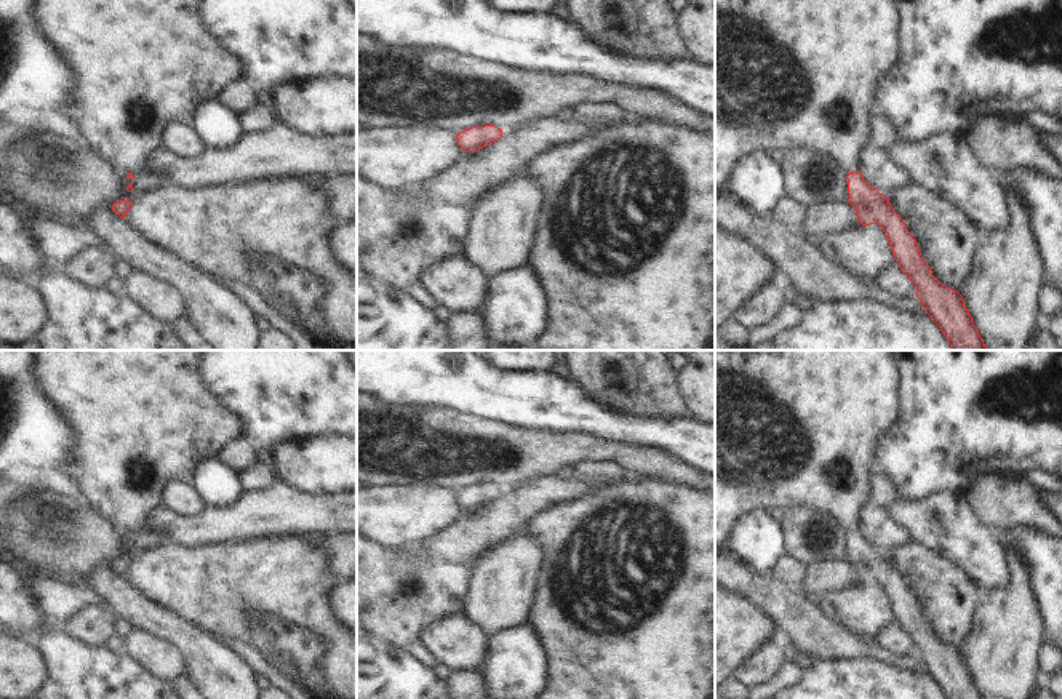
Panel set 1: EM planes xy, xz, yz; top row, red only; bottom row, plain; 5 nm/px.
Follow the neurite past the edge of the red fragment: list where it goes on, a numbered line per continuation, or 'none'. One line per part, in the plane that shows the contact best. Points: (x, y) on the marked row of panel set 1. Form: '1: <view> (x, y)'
1: yz (789, 74)

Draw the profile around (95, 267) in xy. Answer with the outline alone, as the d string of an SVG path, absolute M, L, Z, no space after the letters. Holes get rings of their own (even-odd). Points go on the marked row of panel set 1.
M102 246L88 248L70 266L61 270L93 290L104 290L115 275L117 258Z

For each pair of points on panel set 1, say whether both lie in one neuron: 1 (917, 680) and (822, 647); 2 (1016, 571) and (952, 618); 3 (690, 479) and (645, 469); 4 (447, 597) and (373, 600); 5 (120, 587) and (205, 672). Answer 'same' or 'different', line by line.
1: different
2: different
3: same
4: same
5: same

